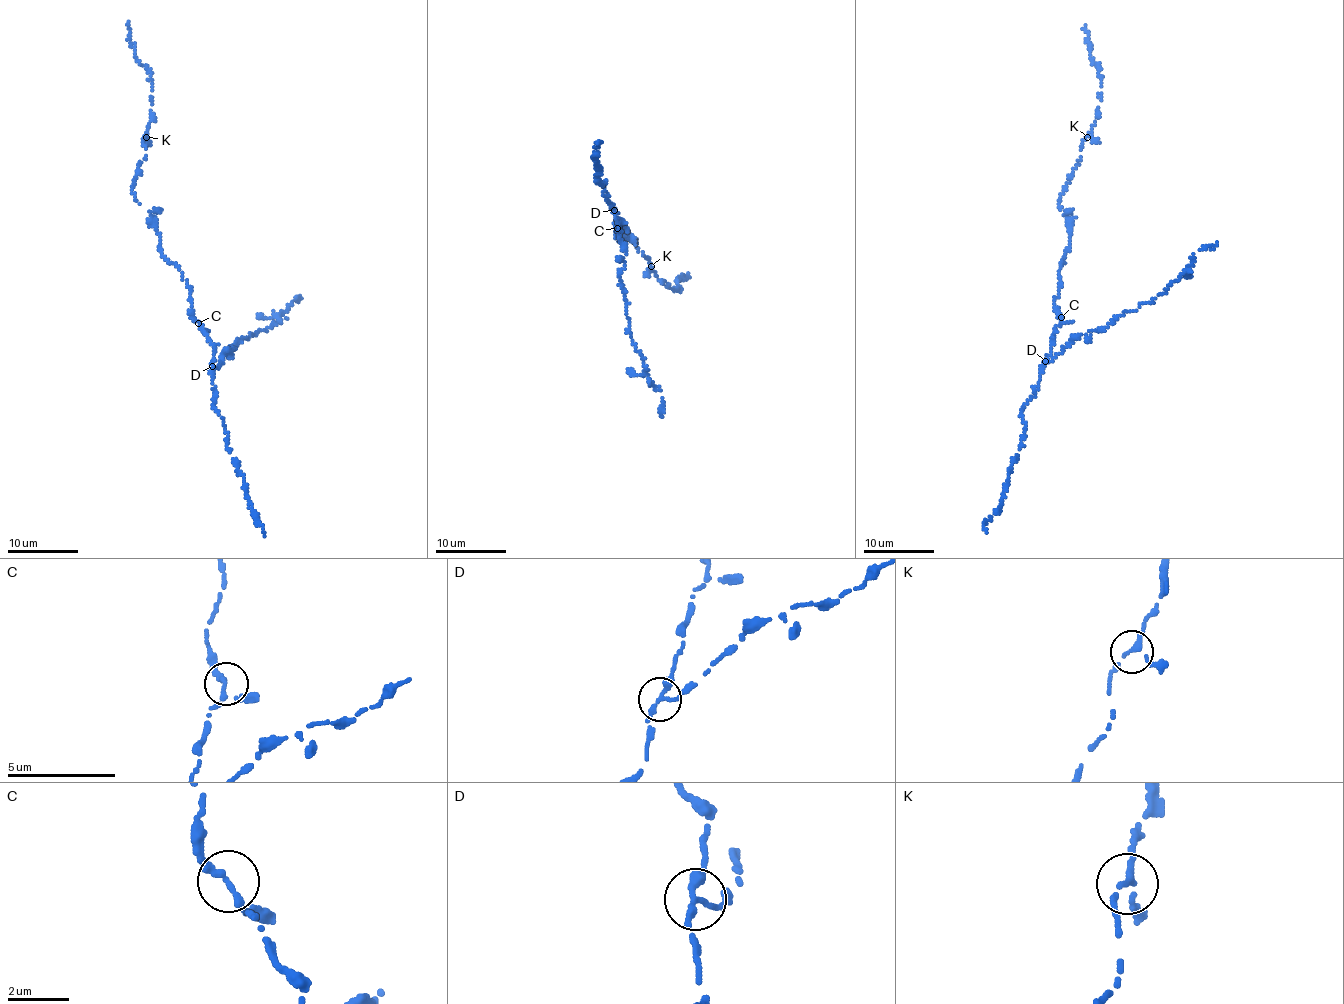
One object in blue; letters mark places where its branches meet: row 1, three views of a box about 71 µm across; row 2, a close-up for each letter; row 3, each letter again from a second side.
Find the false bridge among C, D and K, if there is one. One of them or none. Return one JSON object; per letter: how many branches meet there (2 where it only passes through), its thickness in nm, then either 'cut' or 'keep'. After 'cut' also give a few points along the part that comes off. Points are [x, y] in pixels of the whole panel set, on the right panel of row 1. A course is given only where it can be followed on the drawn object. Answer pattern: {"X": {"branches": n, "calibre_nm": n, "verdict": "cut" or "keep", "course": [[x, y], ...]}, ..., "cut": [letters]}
{"C": {"branches": 3, "calibre_nm": 200, "verdict": "keep"}, "D": {"branches": 3, "calibre_nm": 200, "verdict": "cut", "course": [[1045, 361], [1054, 358], [1076, 337], [1109, 324], [1142, 304], [1151, 303], [1188, 269], [1193, 254], [1218, 243]]}, "K": {"branches": 3, "calibre_nm": 160, "verdict": "keep"}, "cut": ["D"]}

